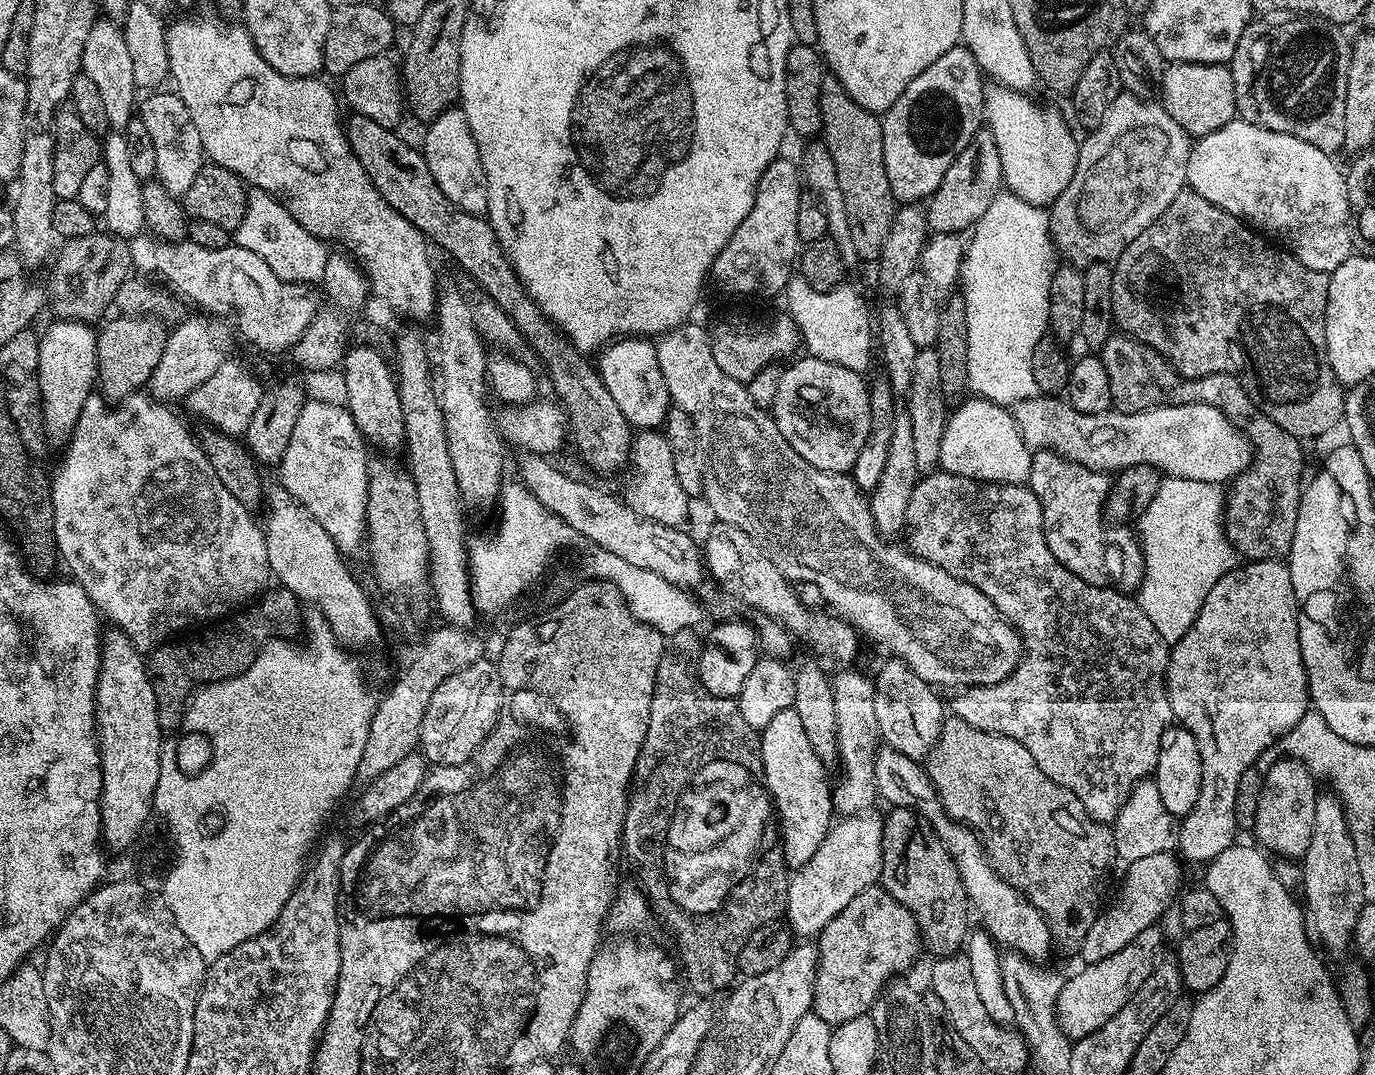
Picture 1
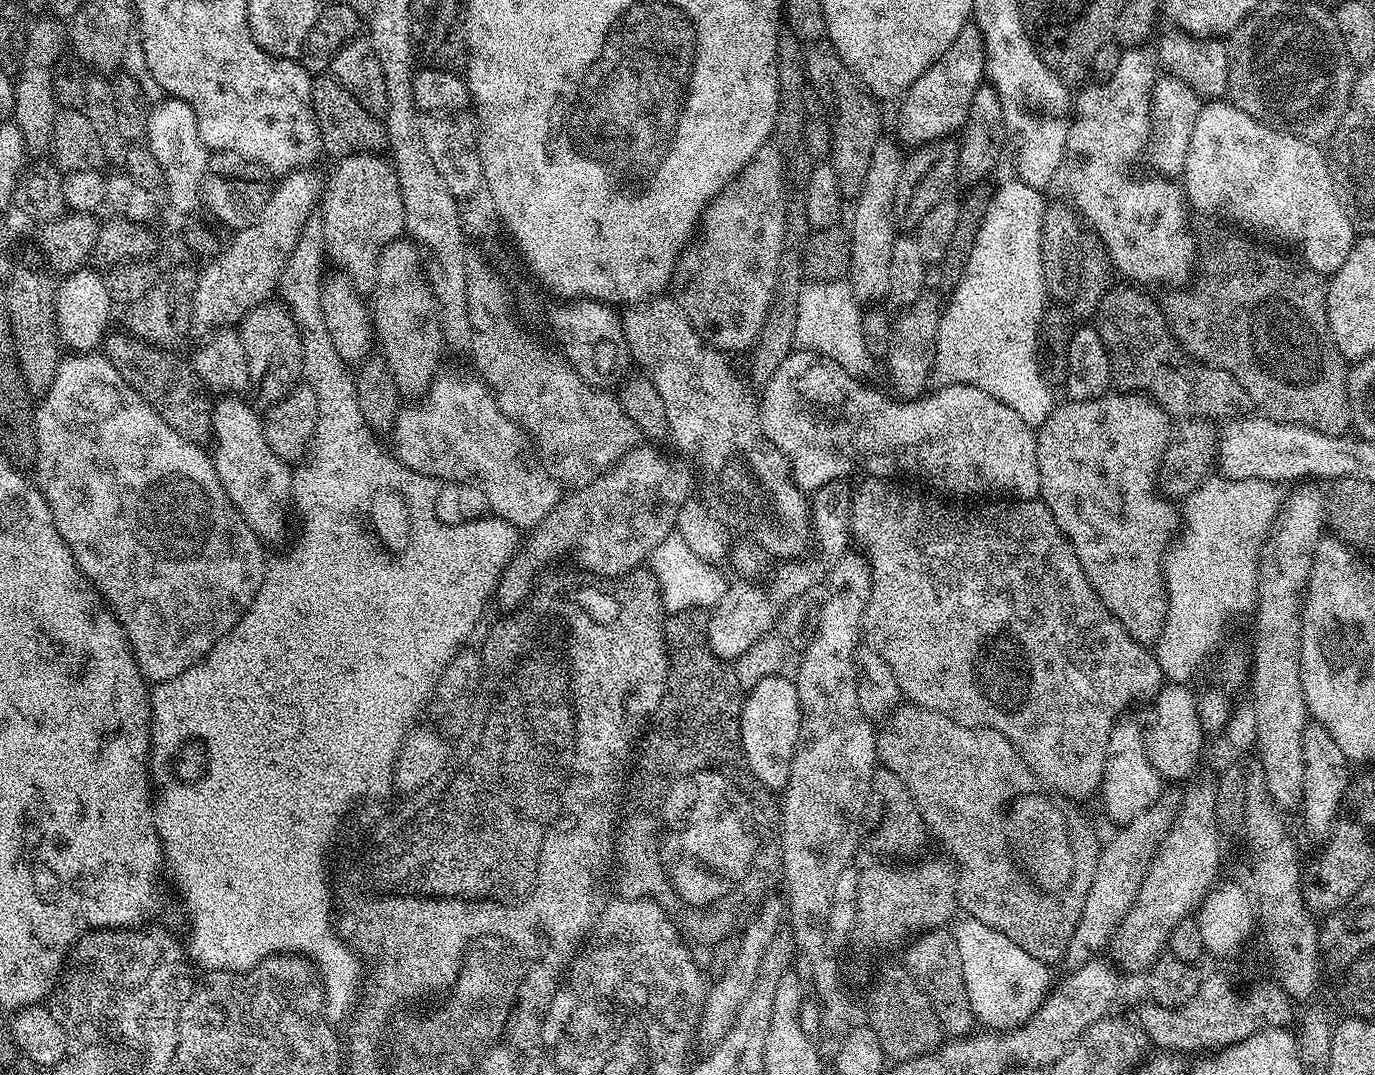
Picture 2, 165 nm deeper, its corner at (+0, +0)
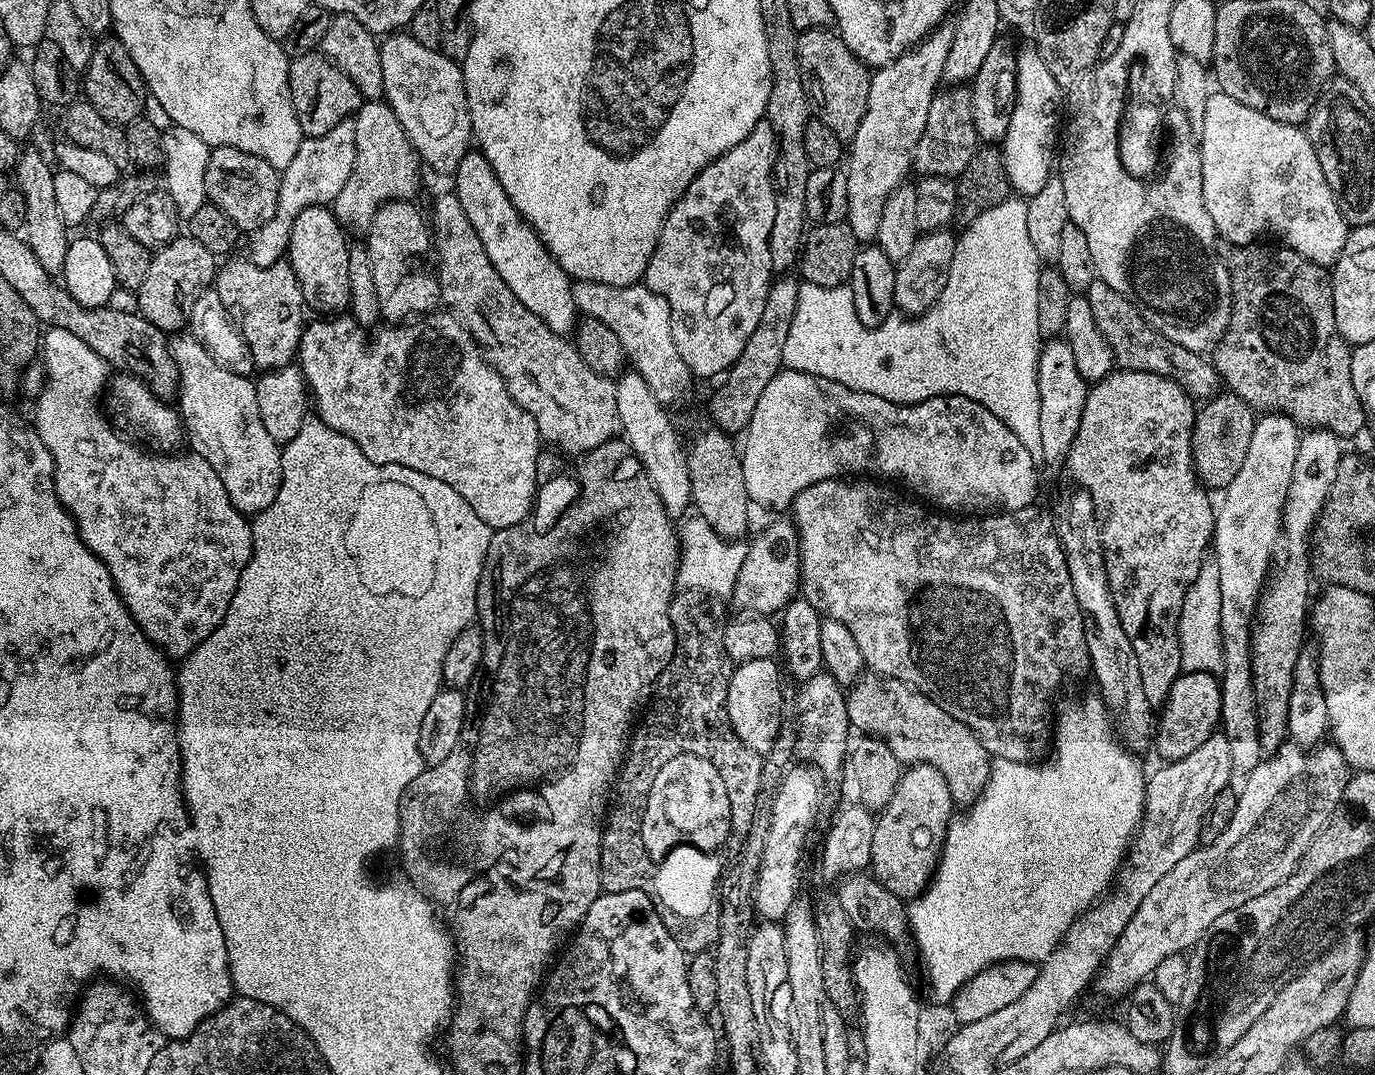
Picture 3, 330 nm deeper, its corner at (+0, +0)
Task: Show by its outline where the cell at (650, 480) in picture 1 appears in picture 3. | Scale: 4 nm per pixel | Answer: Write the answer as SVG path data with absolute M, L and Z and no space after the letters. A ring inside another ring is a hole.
M448 190L444 192L432 204L432 216L430 212L430 236L434 241L434 248L440 251L440 272L438 271L438 279L440 281L440 298L441 301L455 315L463 320L466 327L470 330L470 334L476 339L476 343L480 345L480 350L484 354L485 360L491 364L492 369L504 380L504 385L508 387L508 393L514 398L514 402L518 402L518 406L522 406L522 410L526 410L526 414L530 414L530 418L534 418L534 422L538 426L541 437L545 441L548 440L552 444L560 444L560 448L564 452L569 452L572 458L579 458L584 453L594 450L607 440L613 439L621 431L620 414L618 412L618 398L616 397L616 385L607 376L599 376L590 366L586 366L586 362L582 362L582 358L578 354L575 343L571 339L565 338L561 333L550 330L550 326L546 326L546 322L542 322L540 316L530 314L530 310L526 310L526 306L522 306L522 302L518 302L518 298L514 298L514 290L510 290L510 286L506 286L506 282L498 274L498 270L494 270L494 262L490 262L490 257L486 254L486 250L482 246L482 242L478 239L478 233L475 232L474 226L470 226L470 218L466 218L466 210L462 210L462 202L458 202L455 191Z

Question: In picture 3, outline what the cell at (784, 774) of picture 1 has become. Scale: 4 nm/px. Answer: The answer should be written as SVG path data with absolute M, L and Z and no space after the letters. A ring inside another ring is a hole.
M775 659L751 660L736 664L728 687L728 717L742 742L761 754L771 753L782 727L780 711L784 708L784 692L780 689L782 668Z

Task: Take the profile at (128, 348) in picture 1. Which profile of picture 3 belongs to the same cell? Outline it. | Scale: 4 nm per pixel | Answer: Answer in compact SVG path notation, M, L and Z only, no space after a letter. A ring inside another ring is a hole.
M180 234L167 244L161 244L152 252L150 270L146 270L146 278L142 278L136 292L140 315L166 334L177 333L187 325L190 310L194 310L194 302L198 302L198 294L213 287L217 271L218 257L193 236Z

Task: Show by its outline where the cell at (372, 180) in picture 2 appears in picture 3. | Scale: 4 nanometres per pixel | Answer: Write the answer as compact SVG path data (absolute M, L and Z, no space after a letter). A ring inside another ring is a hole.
M383 99L364 100L361 103L354 117L354 146L356 147L354 170L350 170L350 178L346 178L346 186L342 186L338 198L332 201L330 207L345 229L364 230L372 223L374 214L378 214L383 204L388 204L391 200L411 201L413 199L412 195L420 188L422 161L414 150L406 130L402 130L402 122L398 122L398 114L394 114L392 107Z

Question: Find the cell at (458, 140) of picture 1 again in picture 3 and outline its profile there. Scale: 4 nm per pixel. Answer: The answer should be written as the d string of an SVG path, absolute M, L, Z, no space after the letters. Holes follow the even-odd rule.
M397 30L380 40L380 57L384 83L383 99L392 107L394 114L398 114L398 122L402 122L402 130L406 130L421 161L427 167L429 164L436 172L455 173L458 162L462 162L462 158L474 144L461 65L437 49L422 46L422 42L418 42L404 30Z

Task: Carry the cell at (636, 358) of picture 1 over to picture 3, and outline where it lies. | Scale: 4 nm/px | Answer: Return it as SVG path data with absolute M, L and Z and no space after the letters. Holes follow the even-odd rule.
M470 150L462 162L458 162L454 173L456 185L454 191L458 202L462 202L462 210L466 210L466 218L470 218L470 226L474 226L478 239L494 262L494 270L514 290L514 298L530 310L530 314L540 316L550 330L568 334L575 329L578 309L571 276L558 266L558 262L546 250L540 235L522 218L522 214L510 202L502 182L498 182L498 174L494 174L494 166L485 158L483 152Z

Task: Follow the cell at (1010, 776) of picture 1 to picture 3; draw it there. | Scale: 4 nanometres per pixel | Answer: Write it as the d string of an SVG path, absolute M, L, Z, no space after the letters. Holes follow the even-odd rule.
M869 671L847 689L848 722L860 734L875 734L884 740L901 765L930 764L942 770L942 778L952 791L953 801L971 801L988 783L990 757L979 738L958 718L946 714L926 693L899 680L897 676L882 676Z

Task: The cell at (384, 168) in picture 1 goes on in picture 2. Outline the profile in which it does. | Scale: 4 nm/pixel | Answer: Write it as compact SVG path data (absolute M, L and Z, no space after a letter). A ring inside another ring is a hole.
M320 74L313 79L312 105L314 106L314 118L318 122L318 130L320 131L320 147L327 155L329 152L332 158L357 156L360 152L380 154L387 149L388 132L384 129L383 119L370 114L366 110L366 106L362 106L362 102L358 102L358 98L354 98L350 94L350 90L346 90L346 86L342 86L342 82L338 82L330 74Z

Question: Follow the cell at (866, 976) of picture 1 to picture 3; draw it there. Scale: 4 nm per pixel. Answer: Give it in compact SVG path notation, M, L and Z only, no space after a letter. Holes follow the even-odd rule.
M922 763L905 767L898 786L894 786L894 794L890 794L890 802L876 816L871 875L895 896L919 896L935 877L944 850L944 835L954 815L952 807L952 791L946 778L942 778L942 770Z

